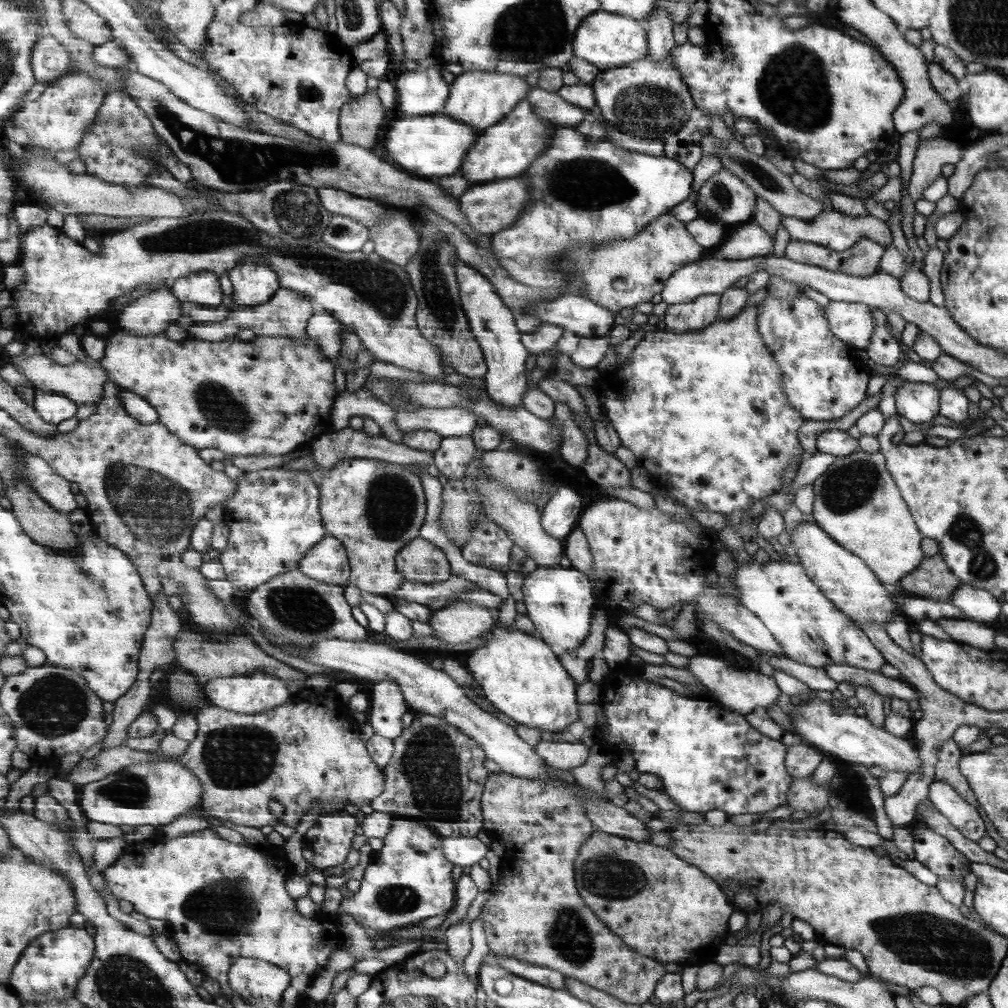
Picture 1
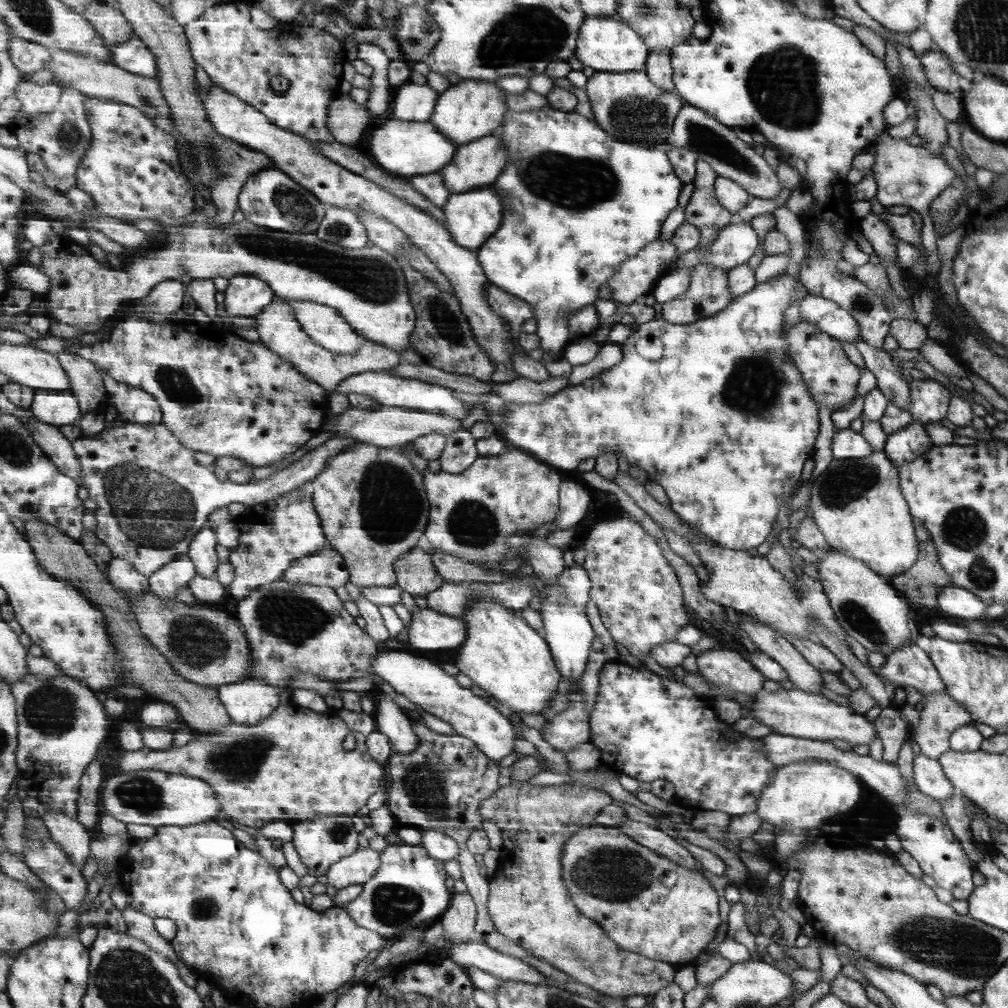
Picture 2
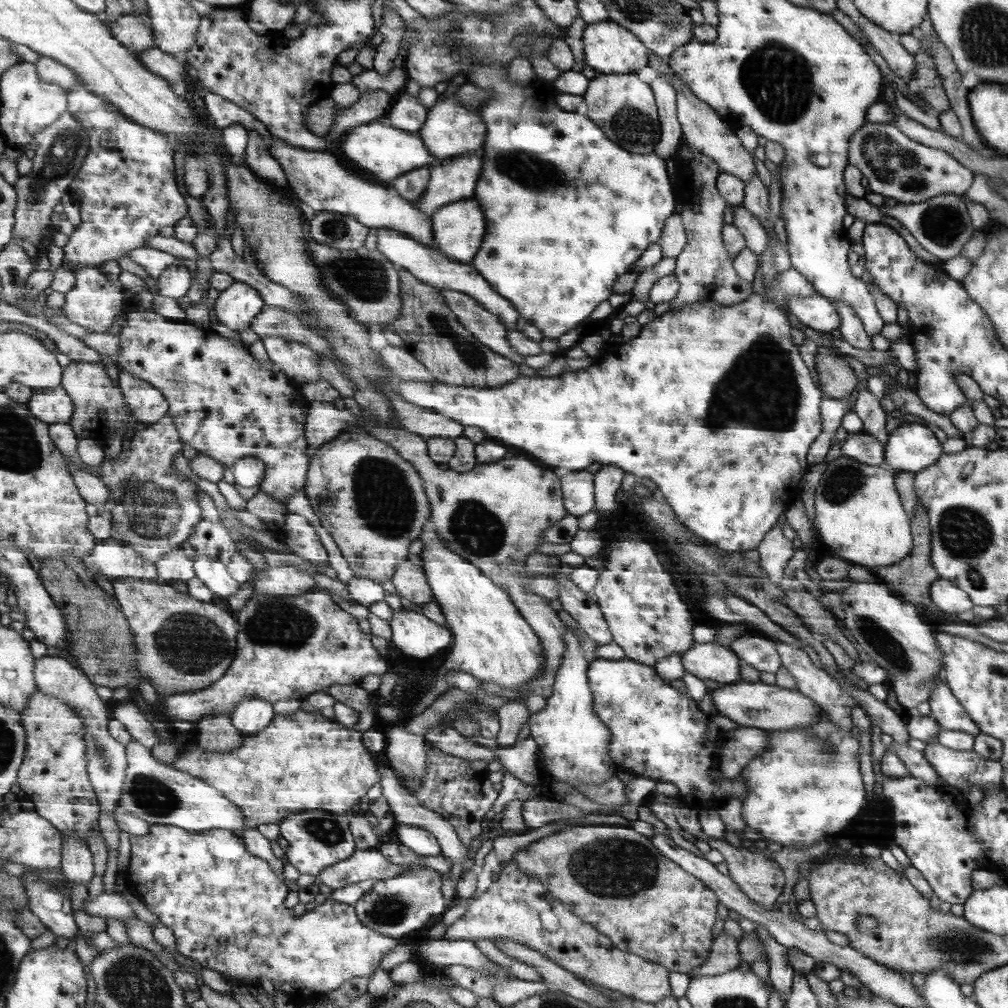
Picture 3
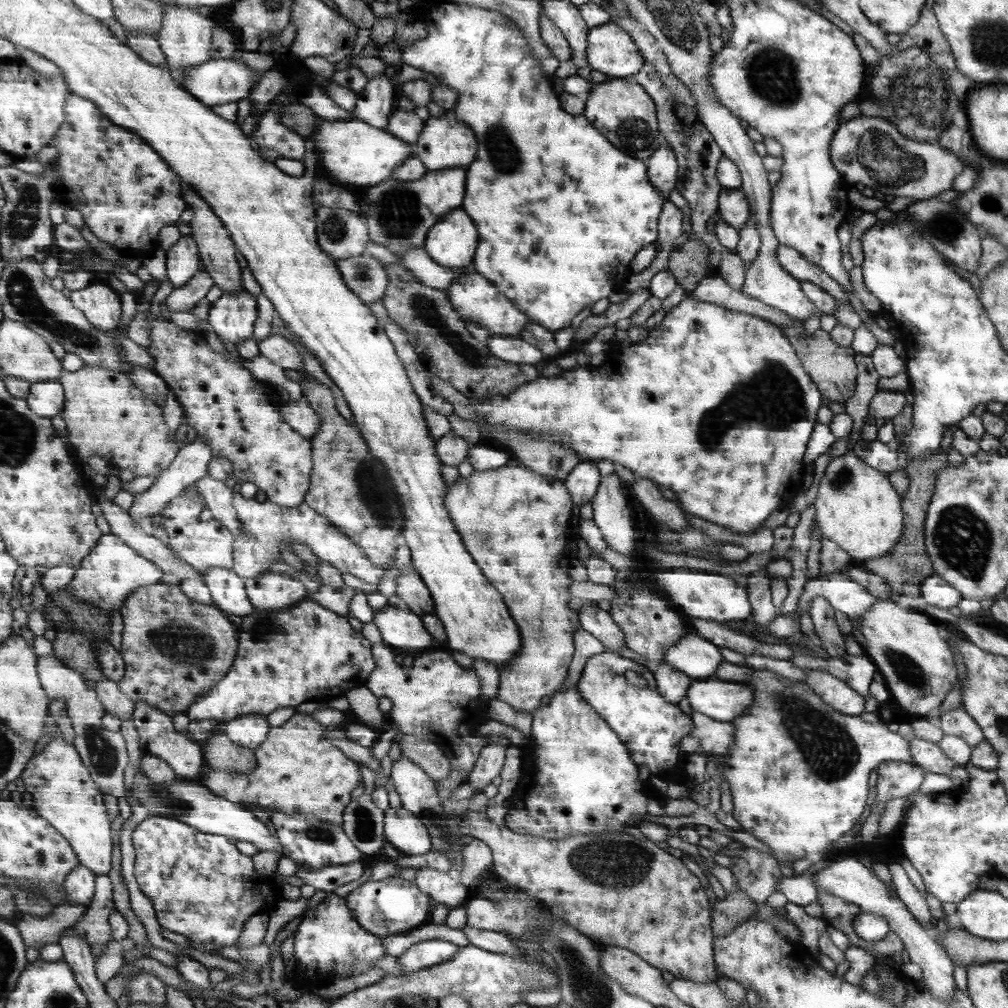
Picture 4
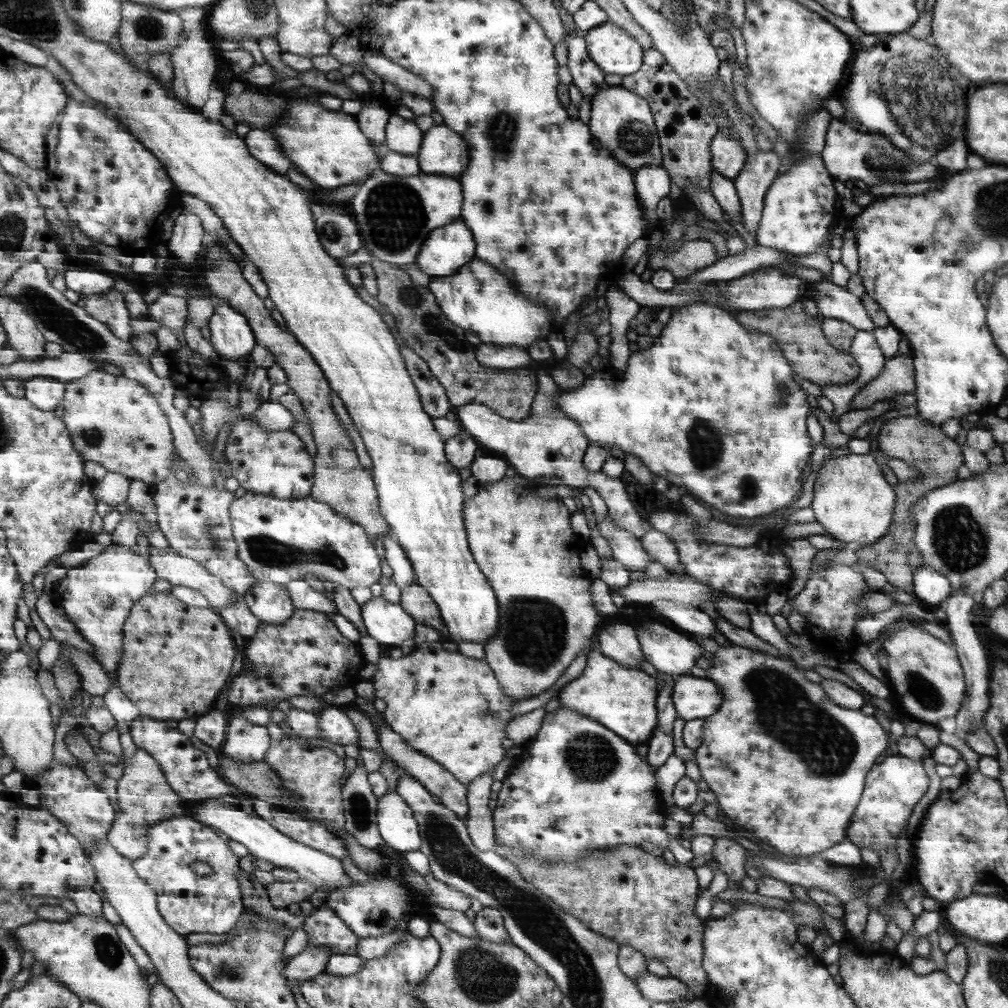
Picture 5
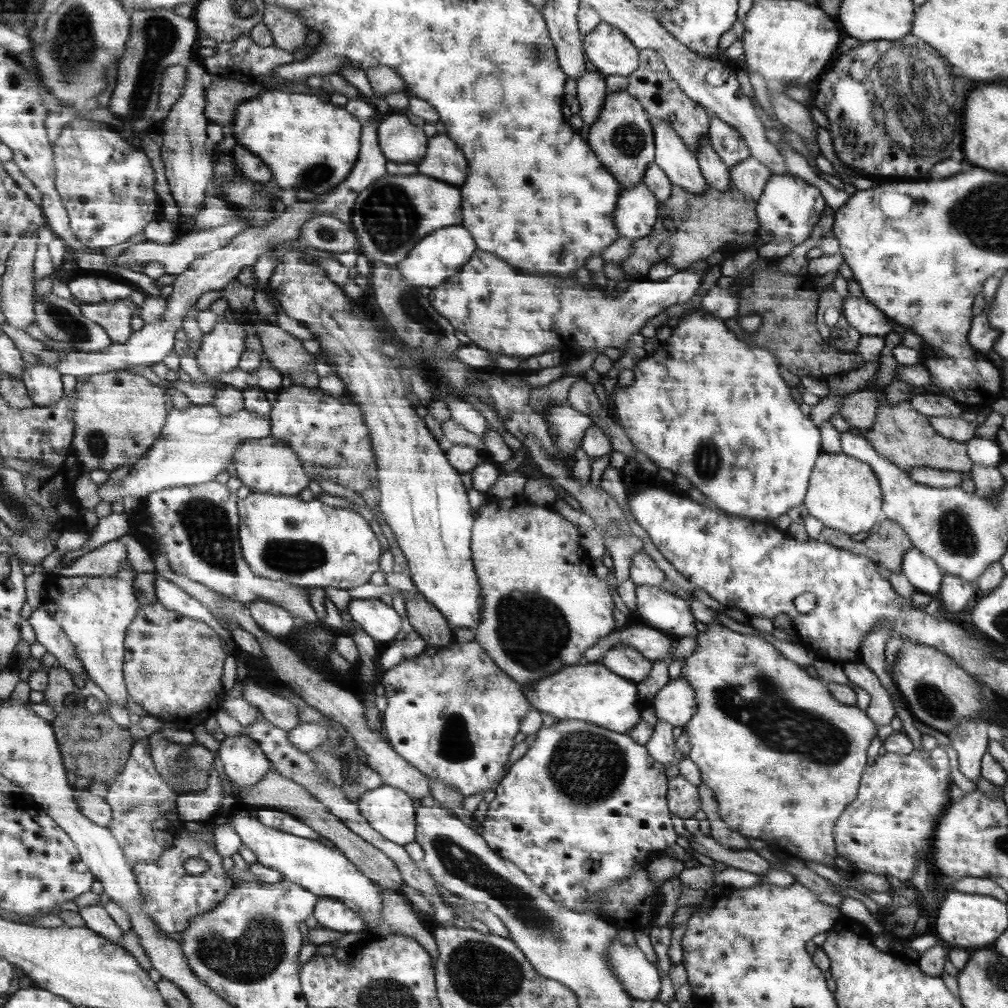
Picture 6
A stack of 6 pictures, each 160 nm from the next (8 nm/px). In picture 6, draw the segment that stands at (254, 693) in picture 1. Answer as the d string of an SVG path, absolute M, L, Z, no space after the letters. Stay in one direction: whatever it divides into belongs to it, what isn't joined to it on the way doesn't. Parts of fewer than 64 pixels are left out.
M246 729L243 735L222 740L217 755L225 766L225 774L238 789L257 785L274 769L270 758Z

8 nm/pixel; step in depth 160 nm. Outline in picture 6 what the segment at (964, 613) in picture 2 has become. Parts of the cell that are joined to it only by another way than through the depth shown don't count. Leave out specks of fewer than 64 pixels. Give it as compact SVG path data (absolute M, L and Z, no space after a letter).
M911 546L901 559L900 572L903 573L914 591L923 592L931 597L939 594L943 572L932 558Z

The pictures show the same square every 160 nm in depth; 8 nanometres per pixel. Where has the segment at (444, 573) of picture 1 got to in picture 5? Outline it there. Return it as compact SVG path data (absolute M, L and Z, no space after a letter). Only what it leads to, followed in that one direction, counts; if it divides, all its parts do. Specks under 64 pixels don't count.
M414 582L411 586L402 588L398 603L409 615L412 615L416 624L430 626L437 632L443 628L444 621L440 617L439 608L424 587Z

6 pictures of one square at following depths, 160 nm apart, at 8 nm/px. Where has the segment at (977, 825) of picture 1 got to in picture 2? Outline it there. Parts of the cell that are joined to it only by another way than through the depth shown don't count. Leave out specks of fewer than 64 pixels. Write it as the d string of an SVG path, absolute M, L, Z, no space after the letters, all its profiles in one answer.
M917 754L913 758L913 783L917 791L931 798L933 802L949 802L950 797L954 794L949 780L941 766L931 758L925 758L923 754Z

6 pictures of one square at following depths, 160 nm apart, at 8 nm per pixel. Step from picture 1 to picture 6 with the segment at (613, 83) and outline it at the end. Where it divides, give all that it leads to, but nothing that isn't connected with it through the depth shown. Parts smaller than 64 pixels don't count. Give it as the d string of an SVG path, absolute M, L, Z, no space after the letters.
M626 90L606 95L597 120L589 127L588 146L600 162L611 171L622 189L642 180L648 166L655 161L654 133L648 113Z

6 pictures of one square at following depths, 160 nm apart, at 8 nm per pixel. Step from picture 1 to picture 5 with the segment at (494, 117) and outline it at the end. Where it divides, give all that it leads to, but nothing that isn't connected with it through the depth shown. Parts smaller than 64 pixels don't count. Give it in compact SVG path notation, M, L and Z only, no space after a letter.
M444 124L427 129L415 159L423 174L458 179L470 160L468 145L456 131Z

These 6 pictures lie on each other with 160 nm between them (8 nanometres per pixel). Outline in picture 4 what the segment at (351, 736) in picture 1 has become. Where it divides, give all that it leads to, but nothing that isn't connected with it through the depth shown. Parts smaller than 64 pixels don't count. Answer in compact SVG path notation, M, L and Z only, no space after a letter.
M295 712L293 716L279 727L273 727L269 732L267 742L257 749L257 769L249 773L233 773L217 771L208 766L203 771L201 783L221 798L233 803L253 804L259 806L265 813L283 812L289 815L317 816L323 821L343 827L346 807L351 804L353 791L363 789L361 764L353 761L341 748L329 743L327 731L329 727L321 725L307 713Z

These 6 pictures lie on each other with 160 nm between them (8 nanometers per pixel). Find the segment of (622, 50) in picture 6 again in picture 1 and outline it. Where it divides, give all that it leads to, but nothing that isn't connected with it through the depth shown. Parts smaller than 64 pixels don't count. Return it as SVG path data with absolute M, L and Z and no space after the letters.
M597 10L588 14L577 27L576 40L573 41L573 56L599 67L600 70L619 68L643 59L648 50L646 24L624 15L609 14Z

